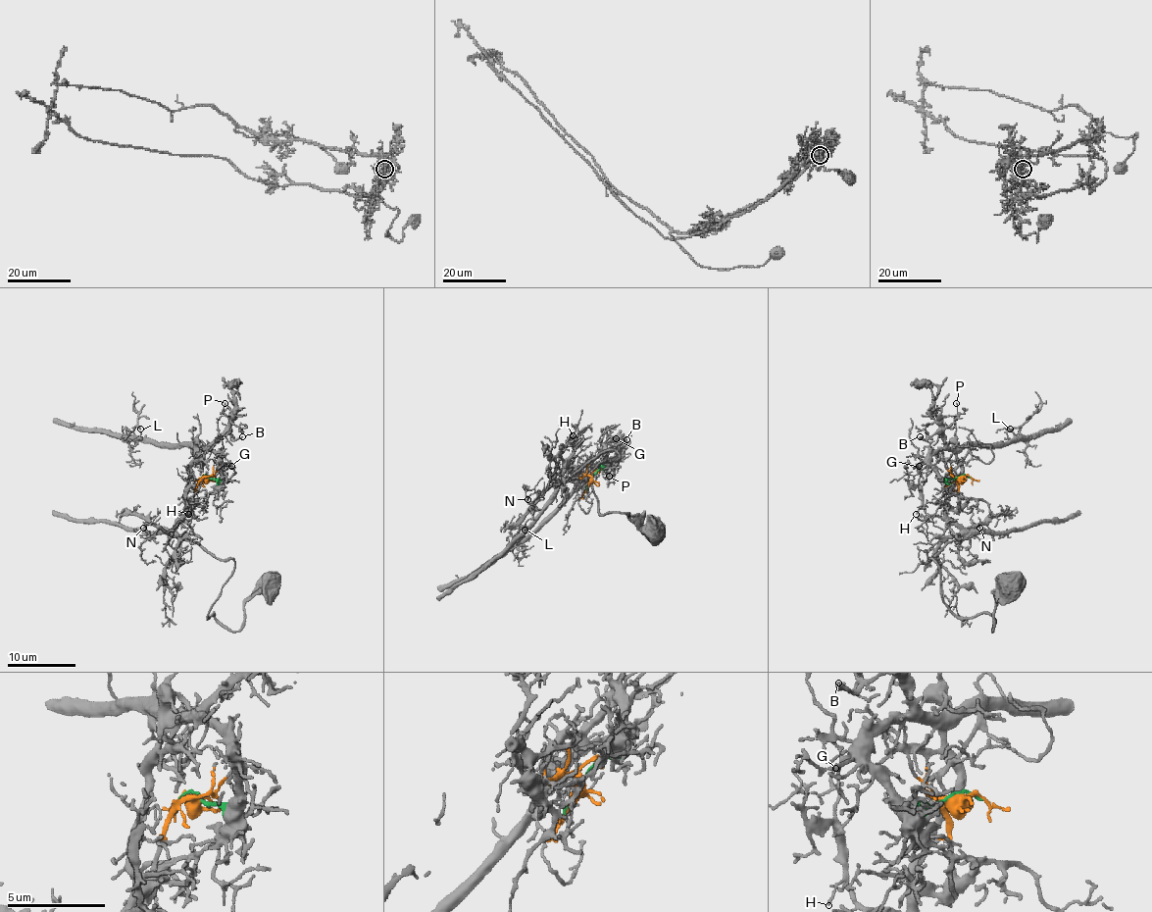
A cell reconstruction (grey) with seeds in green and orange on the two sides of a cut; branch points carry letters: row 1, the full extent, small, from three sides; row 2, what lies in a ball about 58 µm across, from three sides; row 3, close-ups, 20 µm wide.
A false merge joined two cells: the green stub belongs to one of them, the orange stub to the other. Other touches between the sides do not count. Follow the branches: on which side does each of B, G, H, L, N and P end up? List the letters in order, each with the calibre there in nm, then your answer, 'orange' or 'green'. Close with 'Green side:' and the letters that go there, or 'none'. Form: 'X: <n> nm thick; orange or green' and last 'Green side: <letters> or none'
B: 80 nm thick; green
G: 140 nm thick; green
H: 90 nm thick; orange
L: 110 nm thick; green
N: 110 nm thick; orange
P: 100 nm thick; green
Green side: B, G, L, P

